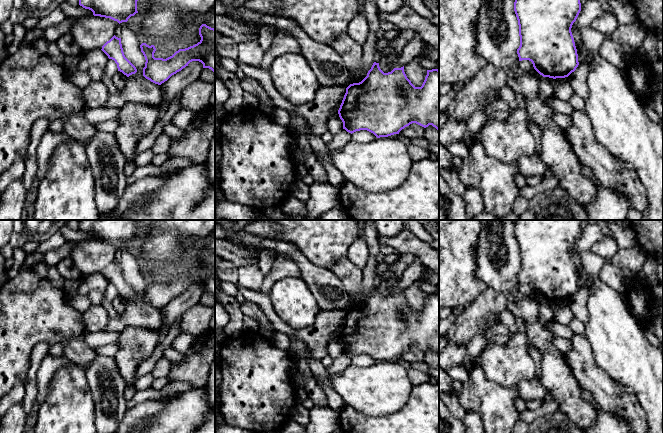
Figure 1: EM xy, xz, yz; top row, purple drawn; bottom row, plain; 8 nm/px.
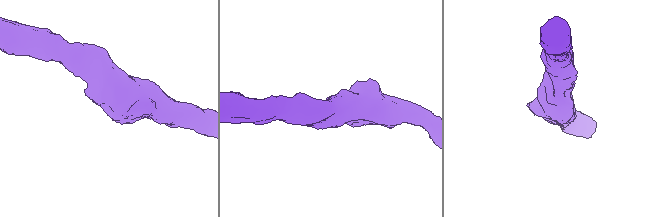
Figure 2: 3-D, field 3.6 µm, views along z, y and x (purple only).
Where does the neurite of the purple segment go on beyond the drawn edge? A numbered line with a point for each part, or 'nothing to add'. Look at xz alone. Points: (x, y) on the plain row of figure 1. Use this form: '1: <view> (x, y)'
nothing to add

